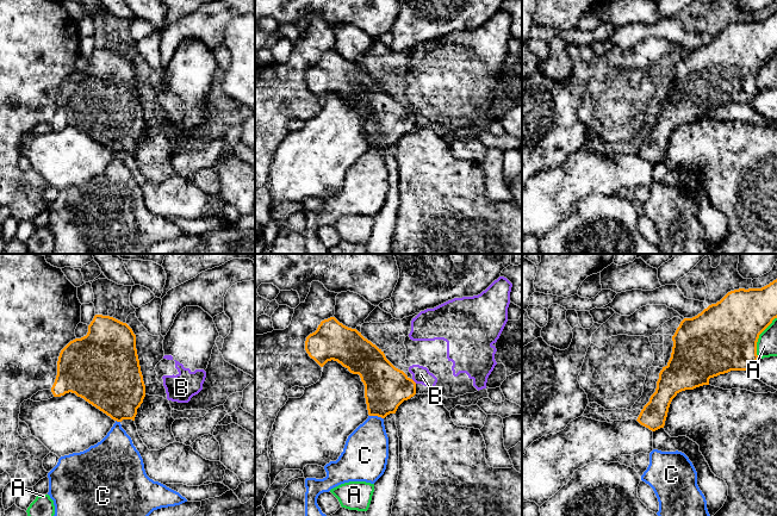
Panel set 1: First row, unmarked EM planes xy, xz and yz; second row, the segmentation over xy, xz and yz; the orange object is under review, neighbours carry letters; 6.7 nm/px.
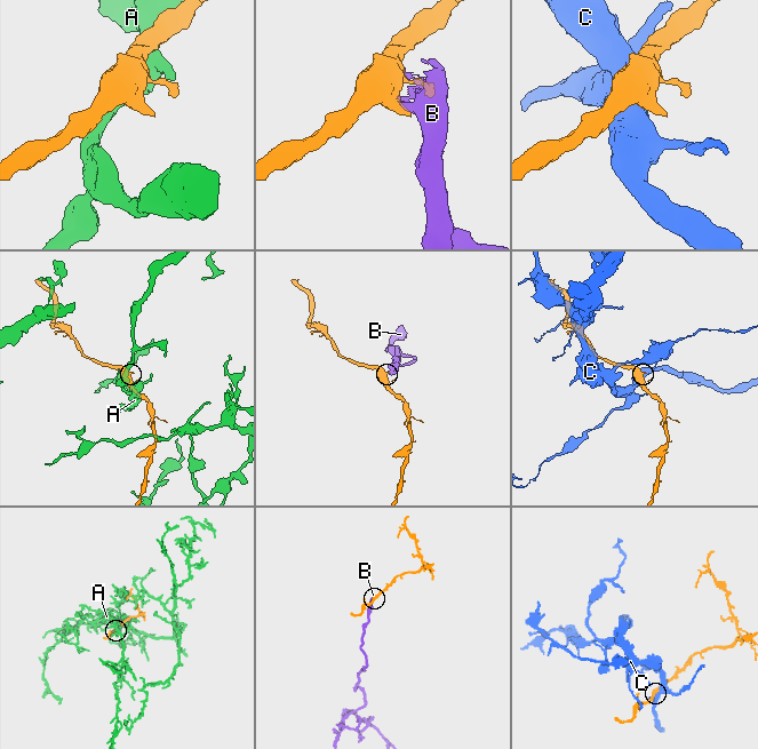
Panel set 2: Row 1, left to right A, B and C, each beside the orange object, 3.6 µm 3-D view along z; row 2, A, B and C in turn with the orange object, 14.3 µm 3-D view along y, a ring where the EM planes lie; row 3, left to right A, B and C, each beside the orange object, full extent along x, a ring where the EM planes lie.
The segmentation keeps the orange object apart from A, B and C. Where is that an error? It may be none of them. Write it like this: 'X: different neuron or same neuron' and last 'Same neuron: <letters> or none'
A: different neuron
B: different neuron
C: different neuron
Same neuron: none

